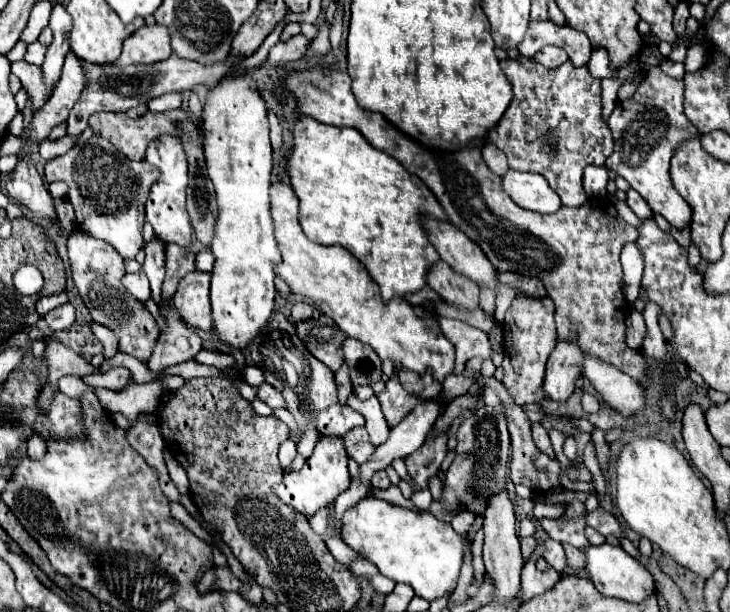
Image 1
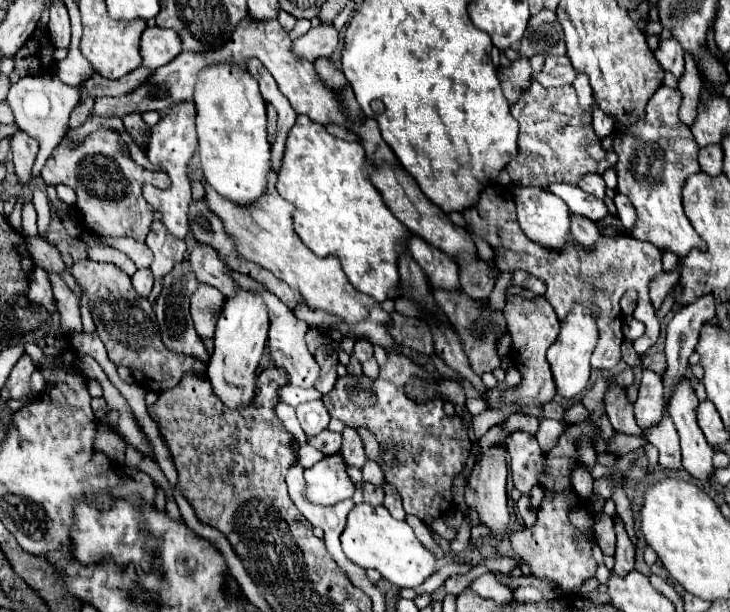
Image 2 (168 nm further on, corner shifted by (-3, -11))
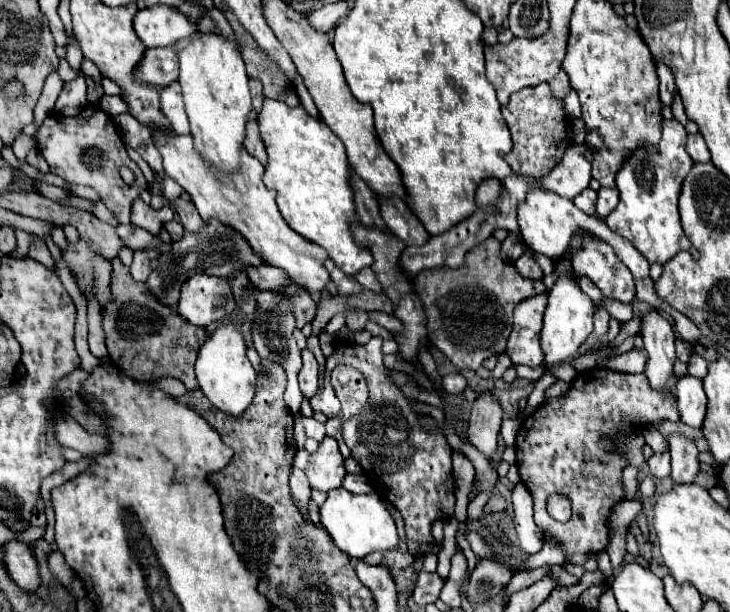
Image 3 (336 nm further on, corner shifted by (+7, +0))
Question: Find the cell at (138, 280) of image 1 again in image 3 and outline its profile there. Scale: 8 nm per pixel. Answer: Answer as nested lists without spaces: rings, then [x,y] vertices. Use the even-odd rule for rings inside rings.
[[[136,250],[136,252],[134,252],[134,262],[132,262],[132,266],[130,266],[130,272],[132,272],[132,278],[134,278],[136,282],[146,282],[148,274],[152,272],[146,250]]]

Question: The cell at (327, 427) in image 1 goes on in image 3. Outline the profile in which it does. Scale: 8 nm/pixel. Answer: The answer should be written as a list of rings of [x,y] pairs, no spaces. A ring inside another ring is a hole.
[[[302,418],[302,424],[304,424],[304,428],[306,428],[306,436],[308,436],[308,438],[314,438],[314,440],[322,442],[322,438],[326,436],[324,424],[320,424],[320,422],[314,420],[314,418]]]

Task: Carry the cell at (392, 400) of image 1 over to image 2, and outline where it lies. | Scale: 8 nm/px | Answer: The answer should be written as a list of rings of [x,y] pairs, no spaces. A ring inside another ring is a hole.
[[[390,353],[388,363],[380,367],[380,377],[376,381],[370,381],[364,375],[348,375],[344,379],[338,379],[334,389],[324,397],[324,405],[330,417],[344,421],[346,427],[368,427],[376,435],[386,459],[386,467],[382,467],[386,481],[400,491],[404,511],[420,517],[426,525],[430,525],[434,517],[444,515],[454,505],[450,489],[454,477],[466,465],[466,459],[470,455],[470,439],[464,431],[466,427],[462,419],[458,415],[448,417],[444,413],[440,397],[434,397],[426,403],[416,403],[404,395],[404,385],[412,375],[432,381],[432,377],[424,373],[422,367],[414,365],[408,357]],[[354,385],[370,389],[376,401],[366,407],[358,407],[356,403],[352,403],[348,399],[348,391]]]

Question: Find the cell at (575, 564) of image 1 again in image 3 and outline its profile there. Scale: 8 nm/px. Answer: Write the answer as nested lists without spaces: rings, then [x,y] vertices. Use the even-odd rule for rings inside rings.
[[[598,366],[578,372],[564,396],[542,402],[534,414],[522,420],[516,438],[516,464],[534,498],[534,520],[540,530],[552,534],[568,556],[574,552],[598,554],[608,546],[608,520],[612,508],[624,500],[622,470],[628,466],[622,452],[610,442],[618,432],[644,430],[664,420],[680,420],[676,396],[656,392],[644,372],[624,374]],[[550,494],[562,494],[572,500],[572,518],[568,522],[556,522],[546,512]]]

